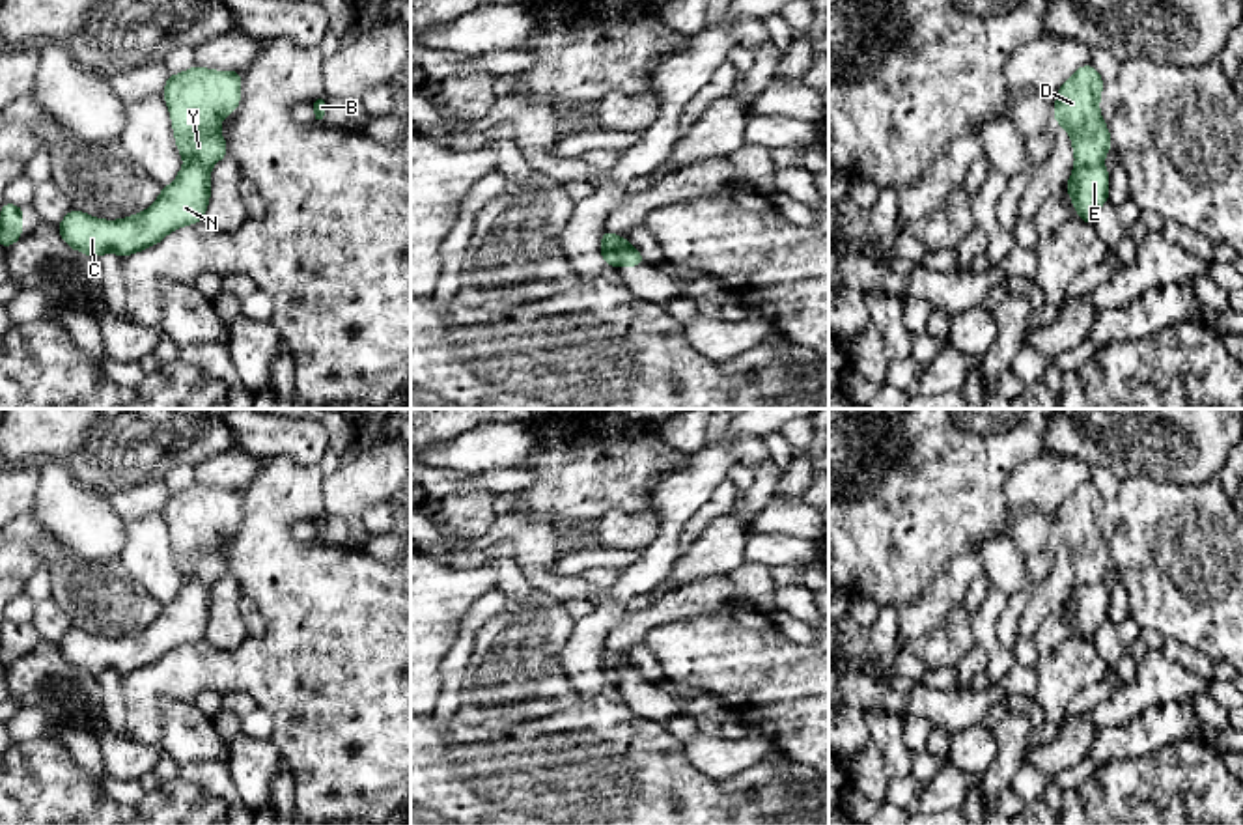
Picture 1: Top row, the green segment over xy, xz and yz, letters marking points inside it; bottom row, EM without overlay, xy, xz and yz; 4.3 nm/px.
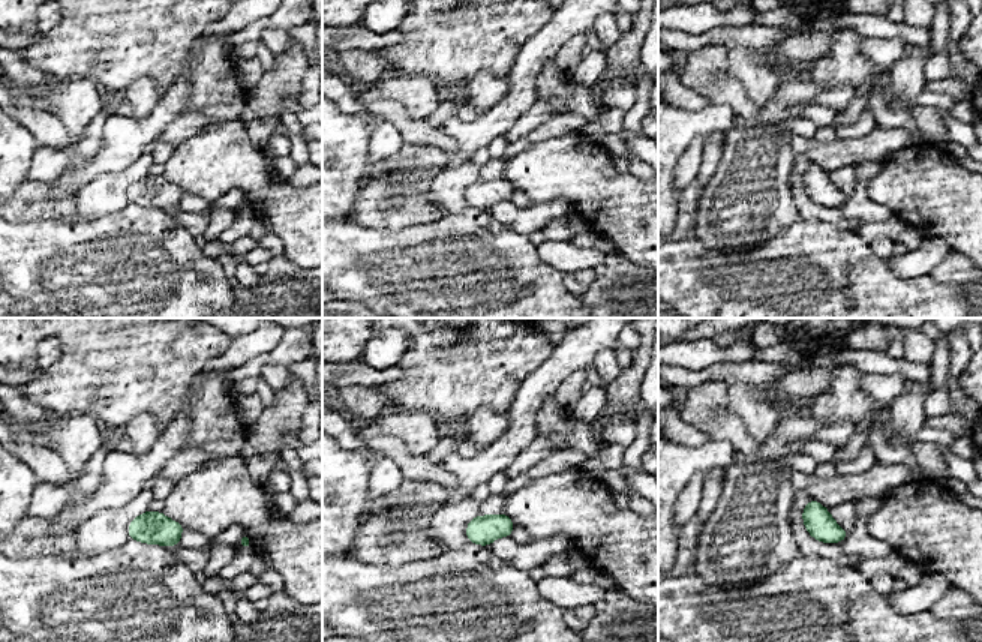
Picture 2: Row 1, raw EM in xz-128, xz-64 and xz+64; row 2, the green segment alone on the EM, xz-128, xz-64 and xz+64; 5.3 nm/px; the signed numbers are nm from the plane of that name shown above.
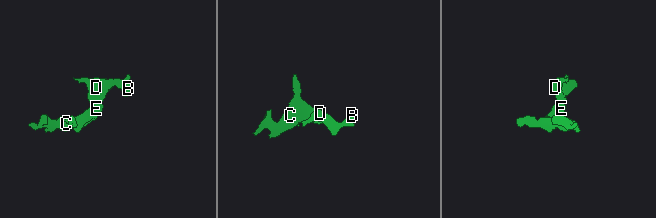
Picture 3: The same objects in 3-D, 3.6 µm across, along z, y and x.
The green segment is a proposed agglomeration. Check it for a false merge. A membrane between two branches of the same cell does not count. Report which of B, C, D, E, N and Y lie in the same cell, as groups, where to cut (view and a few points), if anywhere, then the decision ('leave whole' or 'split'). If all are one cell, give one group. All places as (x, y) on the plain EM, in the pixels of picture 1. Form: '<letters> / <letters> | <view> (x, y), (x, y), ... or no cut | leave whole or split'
B D Y / C E N | xz (601, 665), (633, 667) | split

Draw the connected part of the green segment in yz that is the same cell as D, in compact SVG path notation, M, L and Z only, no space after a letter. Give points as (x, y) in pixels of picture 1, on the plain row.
M1086 482L1056 510L1053 536L1069 551L1075 584L1099 584L1112 566L1110 551L1099 532L1103 502L1101 493Z

